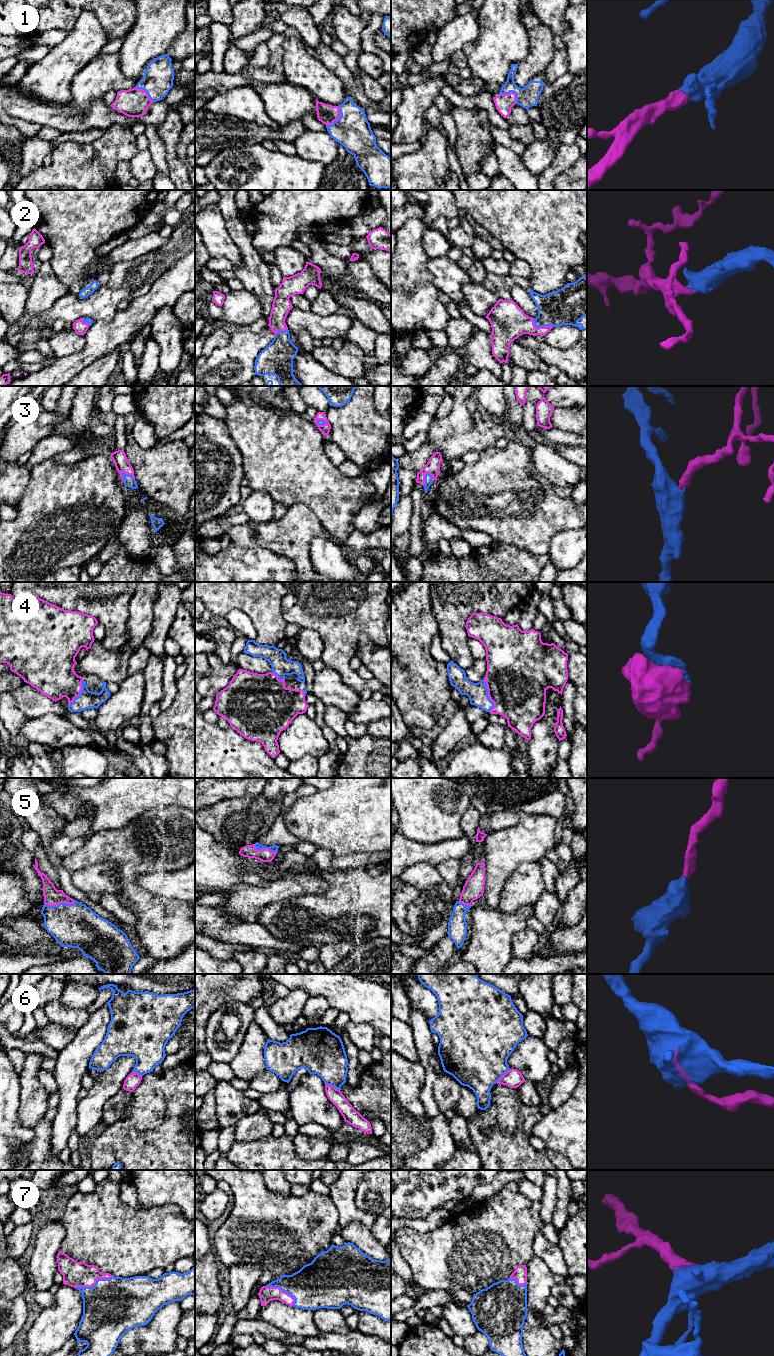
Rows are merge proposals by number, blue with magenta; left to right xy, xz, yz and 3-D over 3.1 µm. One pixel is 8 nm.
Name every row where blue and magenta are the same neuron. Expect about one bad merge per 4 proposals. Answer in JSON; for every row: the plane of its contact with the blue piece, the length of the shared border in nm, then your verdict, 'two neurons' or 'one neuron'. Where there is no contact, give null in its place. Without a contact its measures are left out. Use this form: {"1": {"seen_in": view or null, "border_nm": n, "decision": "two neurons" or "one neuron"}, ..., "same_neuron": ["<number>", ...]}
{"1": {"seen_in": "yz", "border_nm": 170, "decision": "one neuron"}, "2": {"seen_in": "yz", "border_nm": 190, "decision": "one neuron"}, "3": {"seen_in": "yz", "border_nm": 120, "decision": "one neuron"}, "4": {"seen_in": "yz", "border_nm": 280, "decision": "one neuron"}, "5": {"seen_in": "xy", "border_nm": 260, "decision": "one neuron"}, "6": {"seen_in": "yz", "border_nm": 160, "decision": "two neurons"}, "7": {"seen_in": "xy", "border_nm": 320, "decision": "one neuron"}, "same_neuron": ["1", "2", "3", "4", "5", "7"]}

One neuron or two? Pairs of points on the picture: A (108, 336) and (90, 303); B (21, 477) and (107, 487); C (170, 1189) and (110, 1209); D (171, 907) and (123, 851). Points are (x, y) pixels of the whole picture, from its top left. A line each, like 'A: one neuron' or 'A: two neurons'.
A: two neurons
B: two neurons
C: two neurons
D: one neuron

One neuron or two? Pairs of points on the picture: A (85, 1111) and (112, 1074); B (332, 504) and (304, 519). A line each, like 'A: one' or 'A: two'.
A: one
B: two

